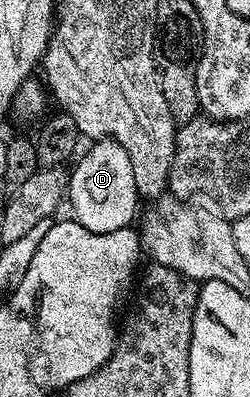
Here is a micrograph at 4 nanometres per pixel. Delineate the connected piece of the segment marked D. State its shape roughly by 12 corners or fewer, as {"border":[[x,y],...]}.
{"border":[[96,139],[66,201],[86,231],[127,229],[138,194],[126,149]]}

